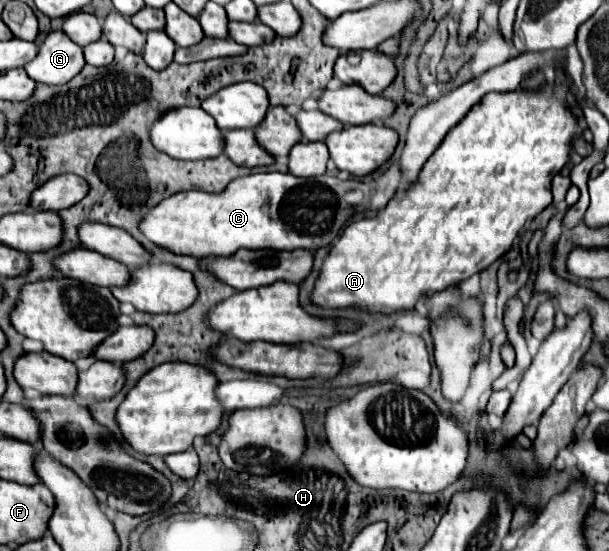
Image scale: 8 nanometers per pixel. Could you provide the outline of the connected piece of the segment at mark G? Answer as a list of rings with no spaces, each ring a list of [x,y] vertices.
[[[59,30],[47,36],[37,58],[25,66],[25,72],[29,72],[29,76],[41,84],[59,86],[75,78],[83,66],[83,48]]]

